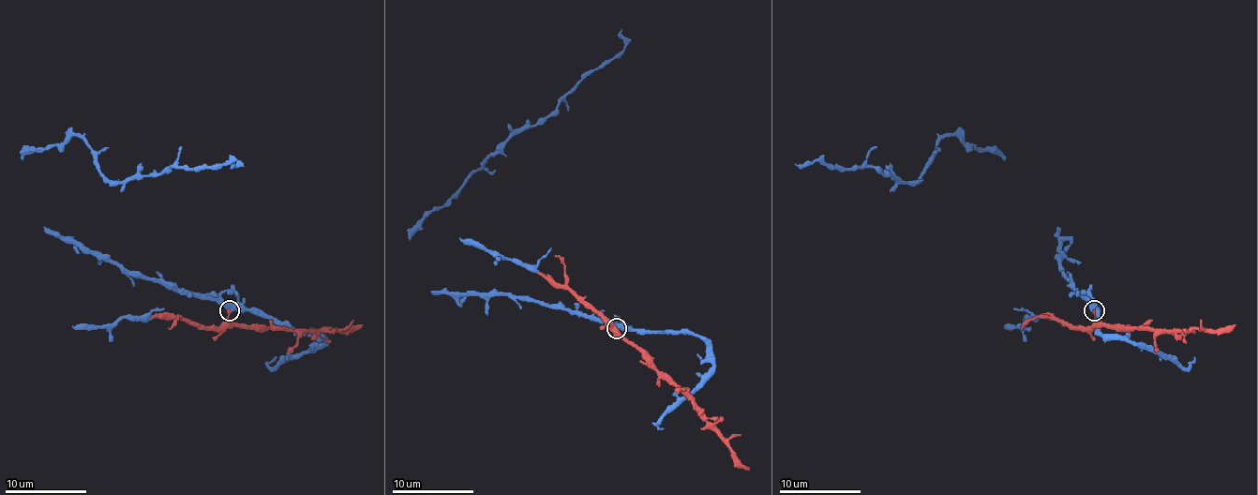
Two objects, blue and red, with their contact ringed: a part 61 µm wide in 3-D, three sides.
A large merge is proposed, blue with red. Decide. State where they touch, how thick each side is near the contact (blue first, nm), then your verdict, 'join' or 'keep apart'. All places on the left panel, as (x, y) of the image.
place (229, 310); calibres 480 and 240 nm; join

